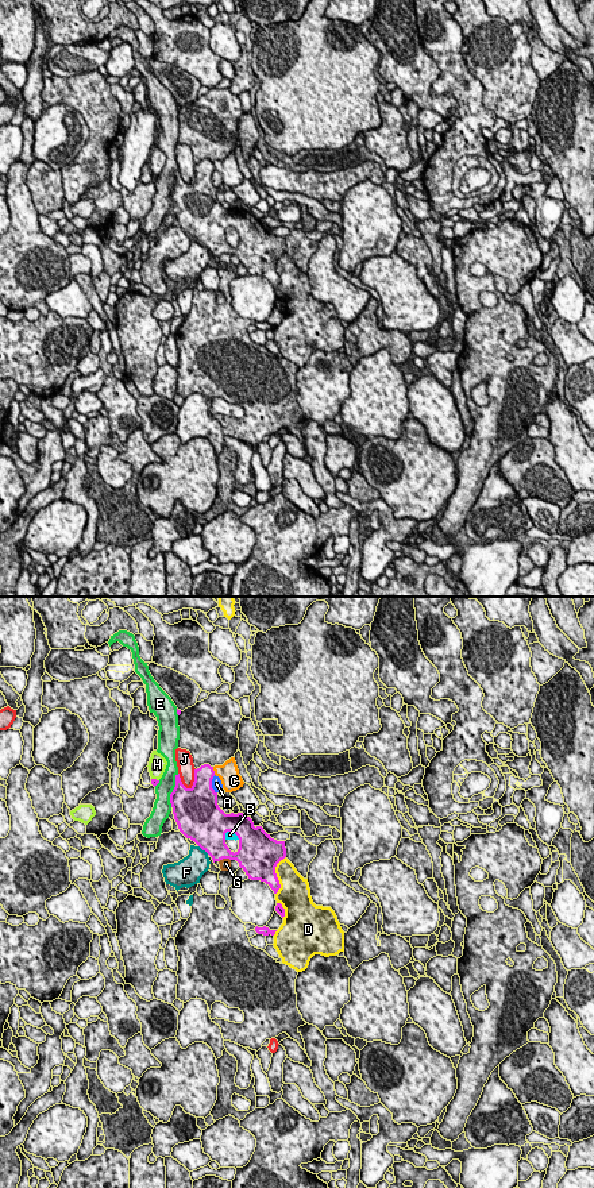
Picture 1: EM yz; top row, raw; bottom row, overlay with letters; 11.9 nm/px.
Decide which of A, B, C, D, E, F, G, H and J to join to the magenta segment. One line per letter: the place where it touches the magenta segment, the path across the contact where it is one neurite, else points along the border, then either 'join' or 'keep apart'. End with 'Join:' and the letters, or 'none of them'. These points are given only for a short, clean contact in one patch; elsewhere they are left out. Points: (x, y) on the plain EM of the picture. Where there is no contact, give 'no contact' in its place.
A: yz (211, 180) | keep apart
B: yz (232, 226) | keep apart
C: yz (213, 166) | keep apart
D: yz (276, 270) | keep apart
E: yz (173, 185) | keep apart
F: yz (204, 245) | keep apart
G: yz (224, 253) | keep apart
H: yz (155, 174) | keep apart
J: yz (195, 174) | keep apart
Join: none of them

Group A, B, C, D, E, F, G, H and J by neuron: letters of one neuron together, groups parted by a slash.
A / B / C / D / E / F / G / H / J

